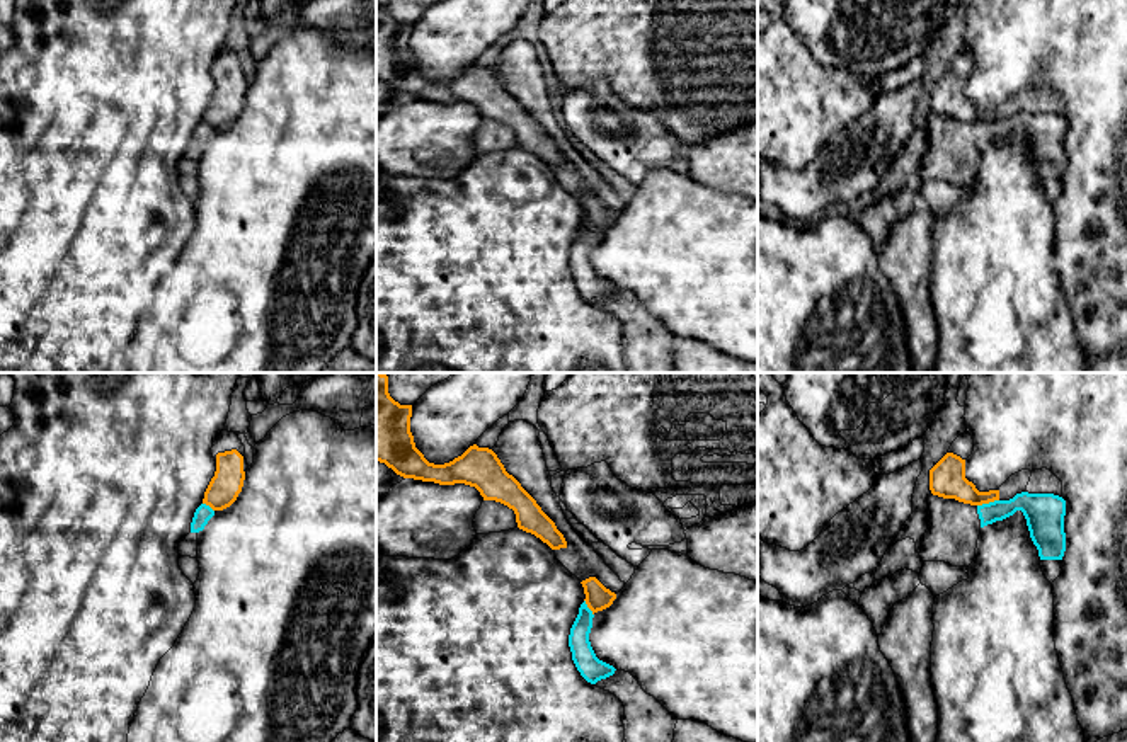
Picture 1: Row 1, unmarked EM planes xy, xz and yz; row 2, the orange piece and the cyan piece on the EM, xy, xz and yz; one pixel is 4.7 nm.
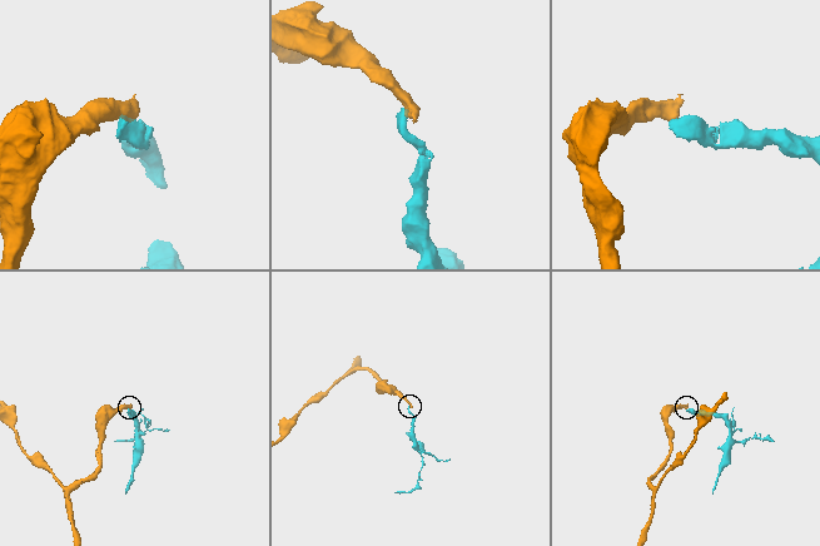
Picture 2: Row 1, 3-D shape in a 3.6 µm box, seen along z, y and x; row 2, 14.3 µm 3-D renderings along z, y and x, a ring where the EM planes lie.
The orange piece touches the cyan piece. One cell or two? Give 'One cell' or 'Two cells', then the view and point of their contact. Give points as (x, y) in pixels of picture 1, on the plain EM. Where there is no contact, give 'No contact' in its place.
Two cells. Touches orange at yz (988, 121)

